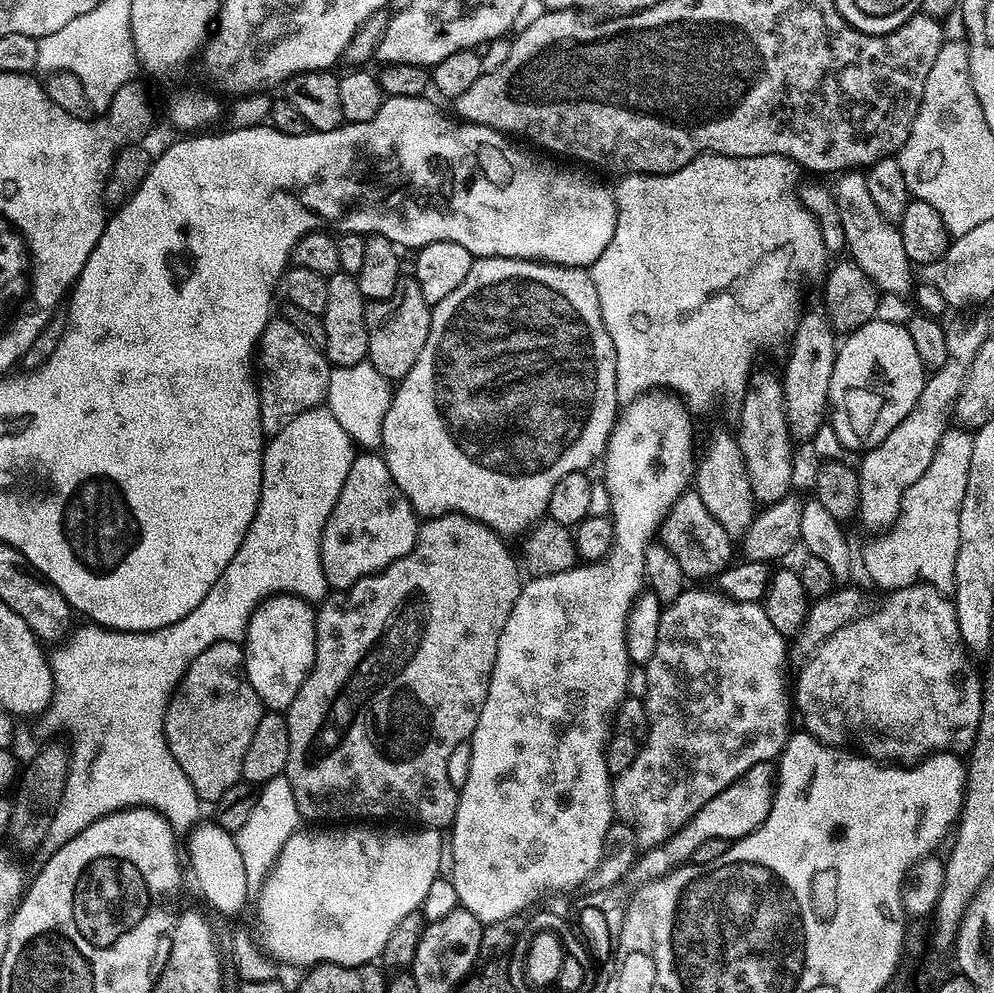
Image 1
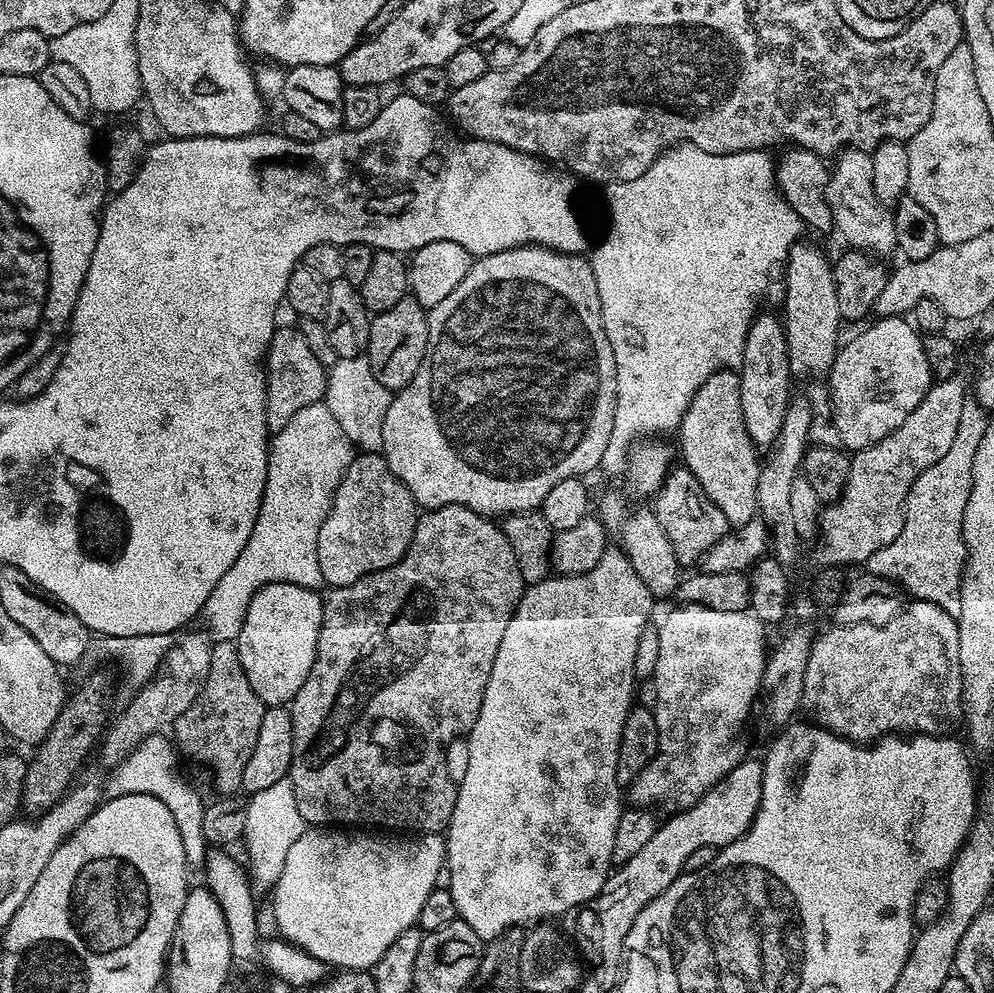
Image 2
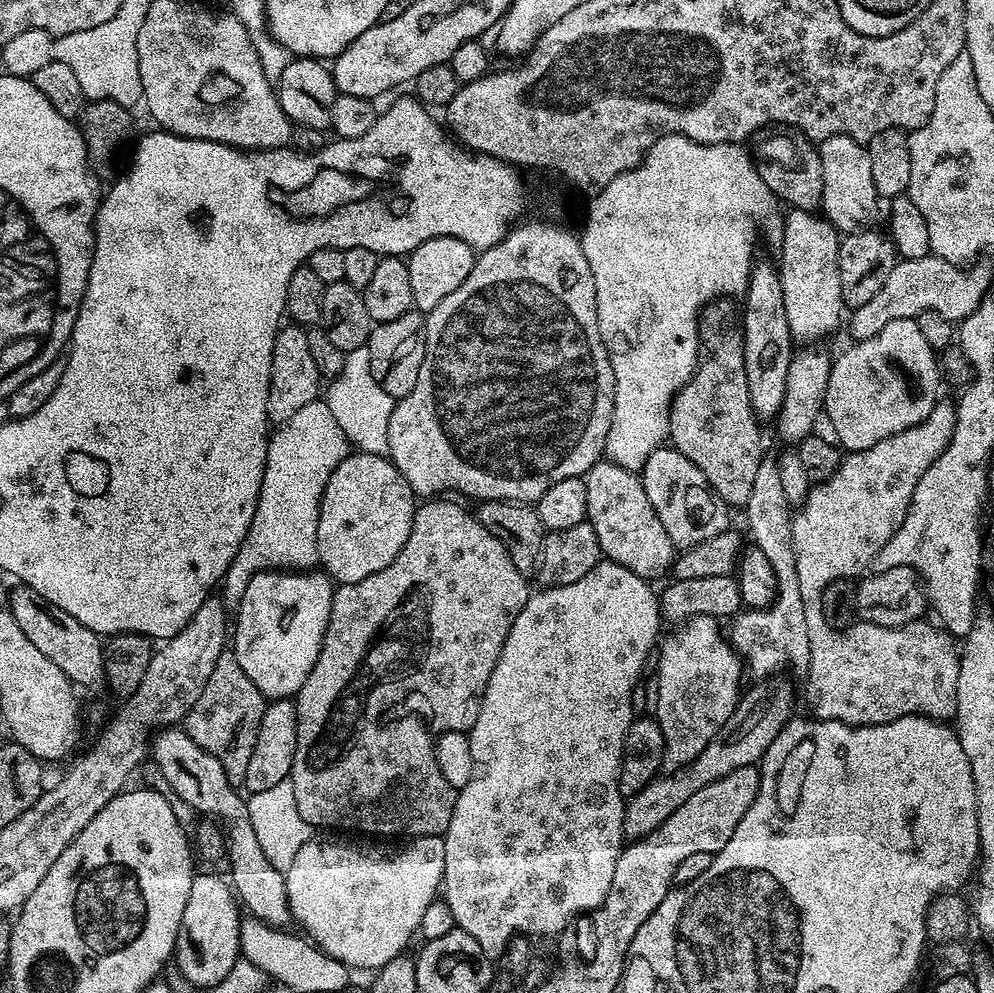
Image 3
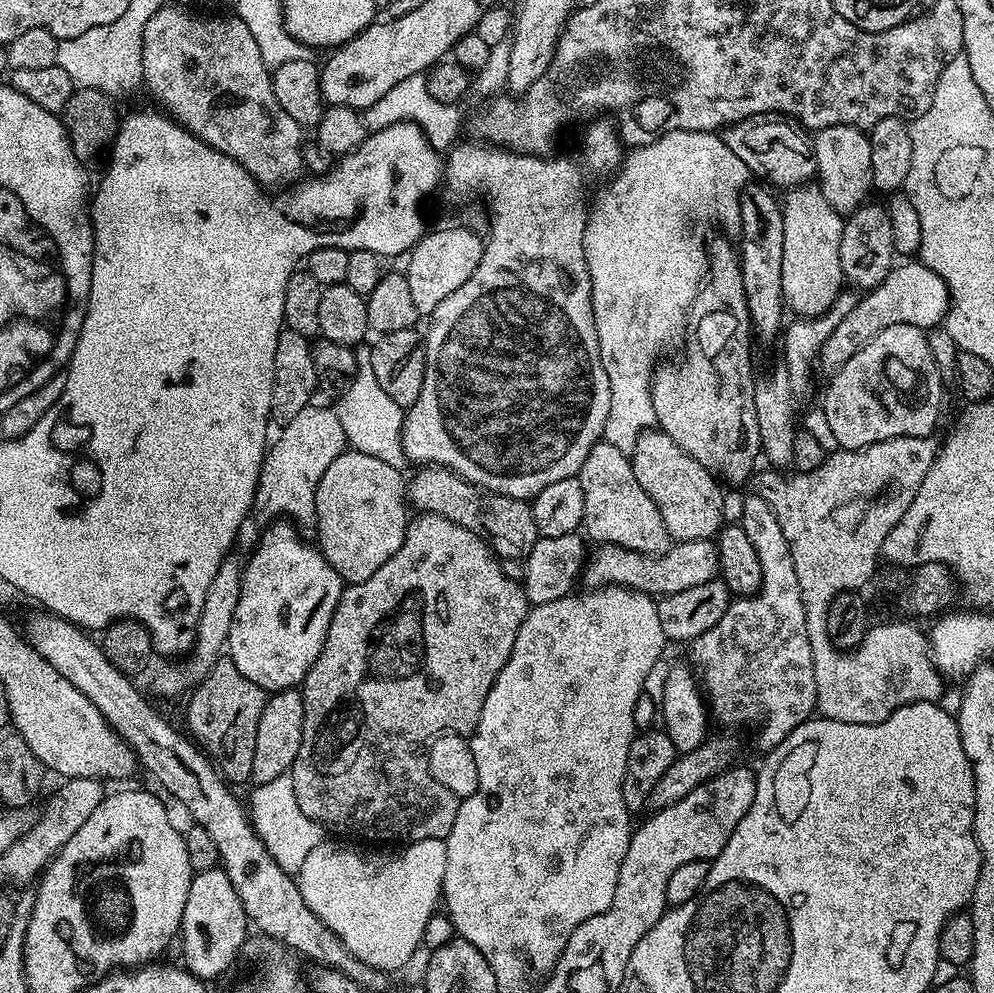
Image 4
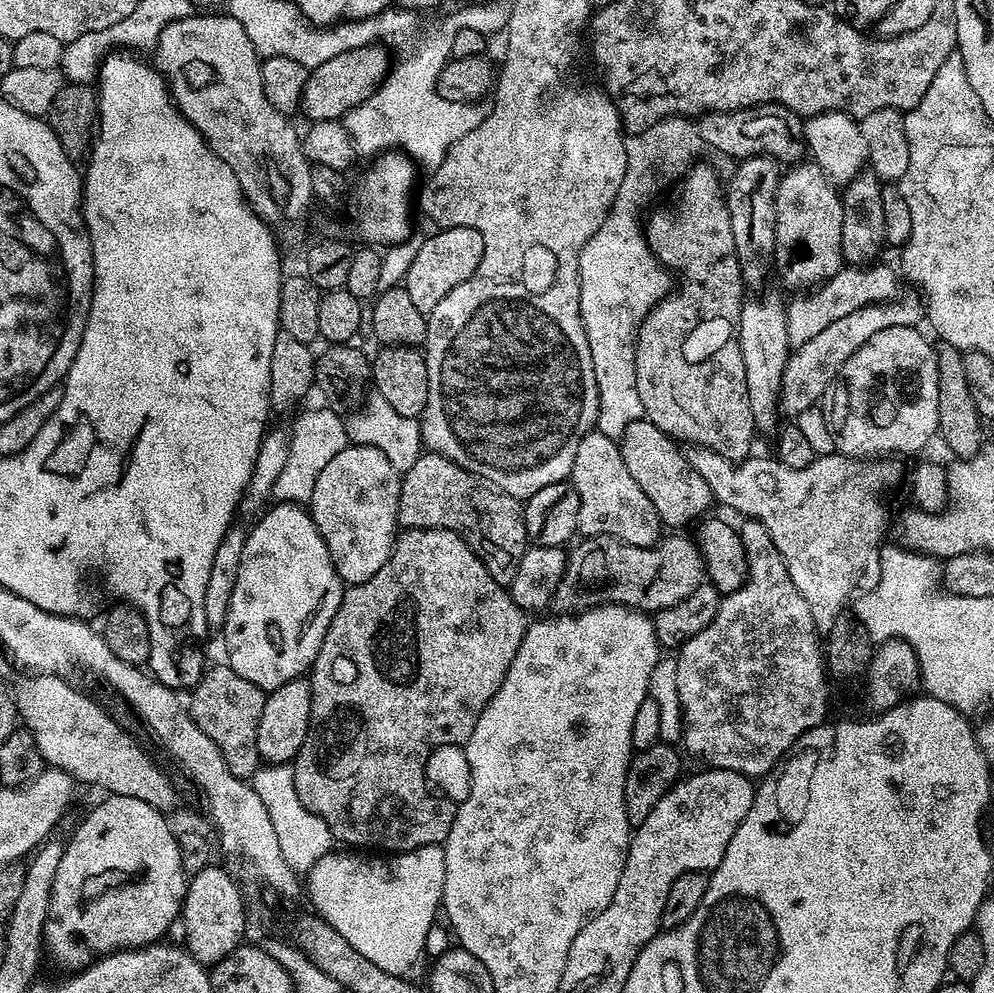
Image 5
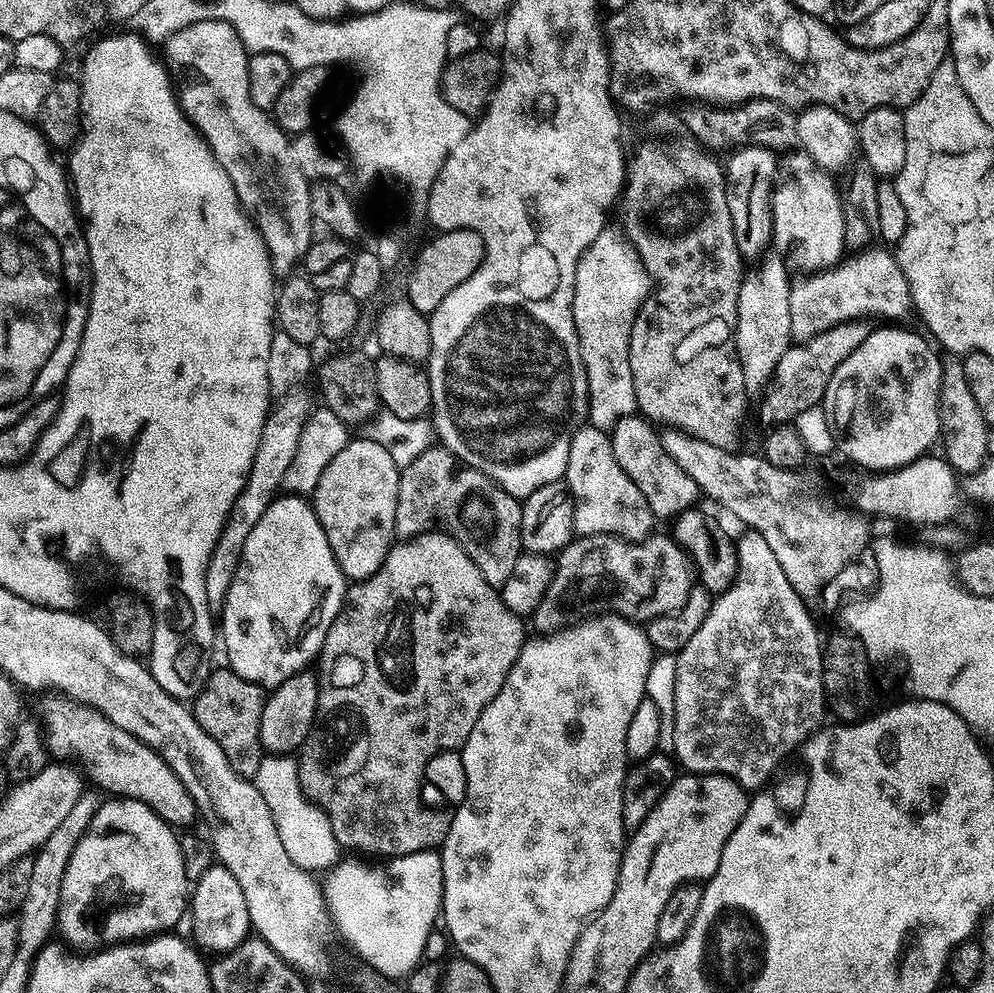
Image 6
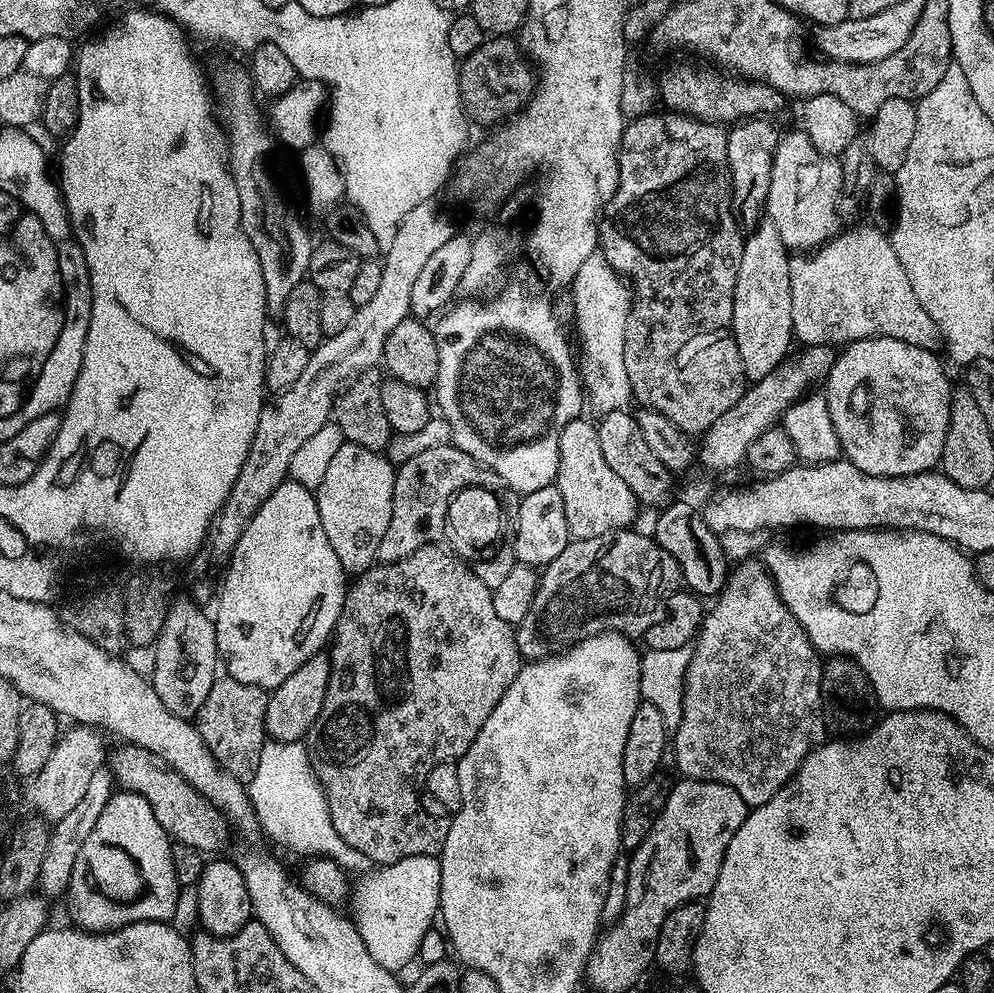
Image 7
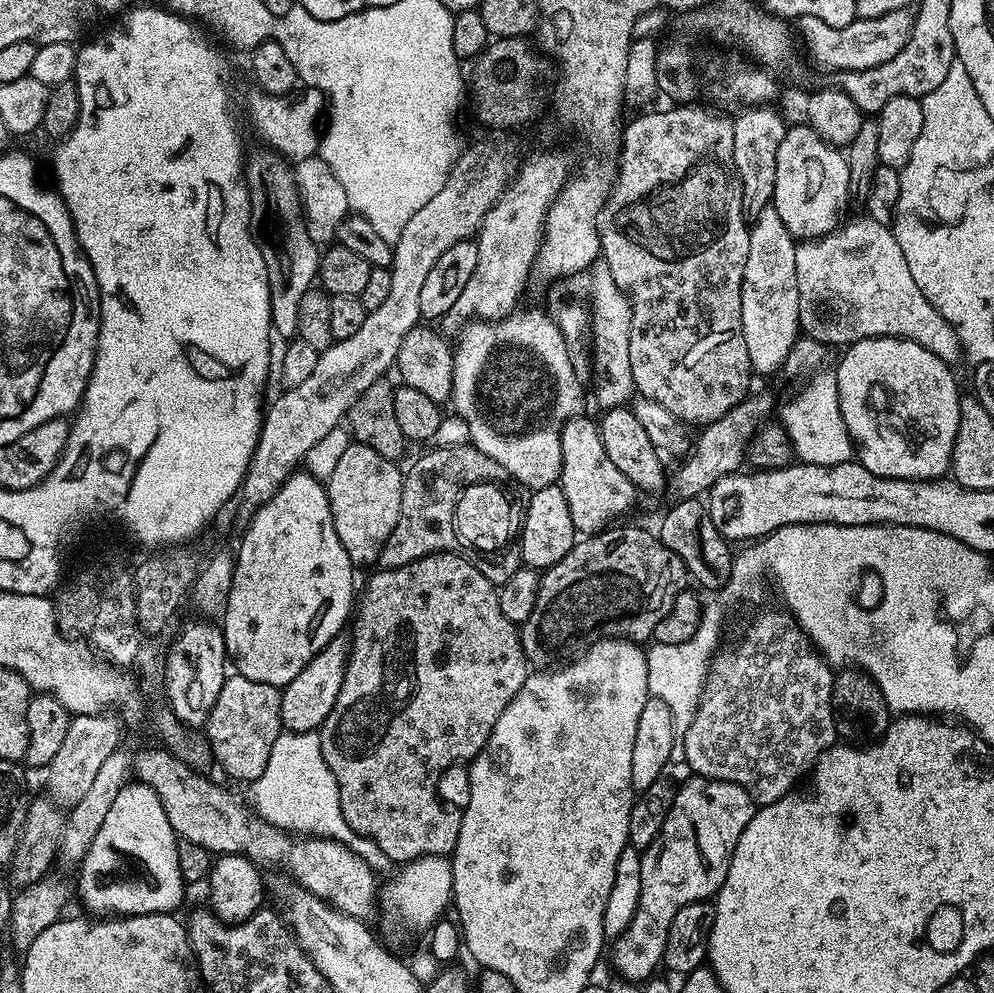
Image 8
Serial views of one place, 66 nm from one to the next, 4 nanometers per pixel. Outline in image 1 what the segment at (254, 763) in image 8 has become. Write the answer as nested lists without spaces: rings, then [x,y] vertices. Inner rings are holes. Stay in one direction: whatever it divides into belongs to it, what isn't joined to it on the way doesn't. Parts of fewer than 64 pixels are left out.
[[[223,640],[202,650],[188,667],[179,692],[180,697],[169,703],[164,714],[170,754],[182,766],[182,774],[190,778],[190,786],[194,786],[201,801],[218,801],[230,786],[241,783],[242,758],[246,758],[254,729],[266,711],[248,681],[243,647],[235,640]]]

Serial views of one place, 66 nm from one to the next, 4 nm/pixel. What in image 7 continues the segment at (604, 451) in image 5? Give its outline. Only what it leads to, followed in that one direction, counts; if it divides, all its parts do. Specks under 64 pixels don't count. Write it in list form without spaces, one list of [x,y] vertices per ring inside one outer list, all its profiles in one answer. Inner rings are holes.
[[[584,419],[571,420],[562,430],[560,465],[554,485],[562,494],[562,506],[566,506],[566,526],[572,540],[598,538],[607,532],[631,529],[638,509],[638,501],[630,486],[610,470],[602,455],[597,425]]]

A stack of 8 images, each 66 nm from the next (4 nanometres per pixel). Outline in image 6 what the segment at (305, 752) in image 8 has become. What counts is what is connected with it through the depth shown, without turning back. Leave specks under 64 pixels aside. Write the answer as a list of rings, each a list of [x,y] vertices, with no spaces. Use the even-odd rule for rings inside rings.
[[[268,754],[258,766],[254,783],[262,798],[266,798],[266,806],[270,806],[270,814],[274,816],[274,826],[278,826],[278,838],[282,838],[282,846],[286,854],[290,854],[290,862],[294,862],[307,872],[320,874],[337,864],[341,859],[342,849],[334,838],[334,830],[326,814],[317,804],[313,804],[302,790],[298,778],[299,769],[295,755]]]

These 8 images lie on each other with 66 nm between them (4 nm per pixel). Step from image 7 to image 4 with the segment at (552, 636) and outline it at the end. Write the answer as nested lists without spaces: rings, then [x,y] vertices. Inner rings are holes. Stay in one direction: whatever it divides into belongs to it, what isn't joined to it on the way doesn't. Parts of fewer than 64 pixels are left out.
[[[715,539],[711,540],[681,540],[673,543],[659,556],[644,556],[641,552],[626,550],[613,544],[602,544],[593,547],[587,553],[582,580],[589,589],[607,588],[609,584],[618,584],[622,588],[632,588],[636,592],[645,592],[648,596],[659,598],[678,594],[678,590],[690,590],[690,586],[702,586],[702,582],[710,582],[720,576],[720,554]]]

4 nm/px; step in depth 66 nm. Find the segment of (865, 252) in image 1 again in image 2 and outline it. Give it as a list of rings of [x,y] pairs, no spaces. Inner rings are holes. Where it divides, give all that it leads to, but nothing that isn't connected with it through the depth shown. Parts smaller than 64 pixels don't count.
[[[846,148],[835,157],[828,174],[826,202],[830,206],[832,227],[837,233],[840,231],[849,249],[867,252],[876,258],[884,258],[880,256],[897,251],[893,209],[878,202],[878,194],[874,194],[874,162],[871,152]]]

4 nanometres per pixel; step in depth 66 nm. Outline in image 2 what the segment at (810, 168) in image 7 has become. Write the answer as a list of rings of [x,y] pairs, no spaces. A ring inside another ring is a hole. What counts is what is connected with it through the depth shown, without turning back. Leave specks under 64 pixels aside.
[[[797,242],[790,250],[787,265],[782,273],[782,285],[784,284],[784,333],[788,339],[788,357],[790,358],[790,370],[793,377],[816,376],[819,372],[827,373],[832,363],[836,360],[840,340],[840,311],[838,310],[838,296],[836,283],[834,282],[834,267],[831,259],[824,257],[824,252],[816,244],[804,244]]]

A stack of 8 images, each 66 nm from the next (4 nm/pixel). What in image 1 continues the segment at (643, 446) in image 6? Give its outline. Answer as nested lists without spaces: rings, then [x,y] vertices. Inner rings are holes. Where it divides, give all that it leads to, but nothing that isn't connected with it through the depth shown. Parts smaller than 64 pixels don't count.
[[[685,490],[663,513],[658,540],[666,546],[666,550],[670,550],[670,554],[674,554],[678,566],[682,566],[682,574],[689,581],[704,580],[707,576],[715,578],[729,567],[733,559],[733,537],[728,536],[722,526],[718,526],[718,518],[714,518],[714,514],[706,510],[706,505],[695,490]]]

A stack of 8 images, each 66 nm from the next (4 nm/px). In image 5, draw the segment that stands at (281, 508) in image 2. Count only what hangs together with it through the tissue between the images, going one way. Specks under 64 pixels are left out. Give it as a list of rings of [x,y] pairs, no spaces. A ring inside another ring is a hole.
[[[327,406],[319,407],[302,413],[297,418],[296,425],[290,428],[286,466],[282,466],[282,474],[278,474],[278,480],[274,482],[272,490],[272,496],[277,501],[307,505],[314,494],[314,482],[318,482],[318,474],[322,474],[326,462],[330,462],[334,454],[347,448],[350,443],[345,428],[345,417]]]

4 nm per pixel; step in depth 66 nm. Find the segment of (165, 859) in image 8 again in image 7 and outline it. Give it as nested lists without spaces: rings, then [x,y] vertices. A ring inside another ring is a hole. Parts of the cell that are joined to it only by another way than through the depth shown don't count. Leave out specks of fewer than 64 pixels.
[[[117,791],[110,798],[110,802],[106,802],[106,810],[102,810],[102,814],[98,818],[98,823],[94,825],[94,830],[90,830],[90,838],[86,838],[86,842],[82,842],[82,850],[78,850],[78,859],[74,862],[74,870],[70,874],[70,882],[68,883],[68,891],[66,893],[66,901],[68,900],[68,908],[72,911],[71,923],[77,929],[86,932],[113,932],[115,928],[124,928],[127,924],[137,924],[143,920],[163,920],[171,921],[172,915],[176,912],[176,903],[180,900],[181,885],[176,882],[174,874],[174,862],[172,861],[173,841],[162,830],[162,826],[158,826],[158,818],[154,818],[154,810],[150,806],[150,802],[146,802],[146,798],[142,798],[137,792]]]

